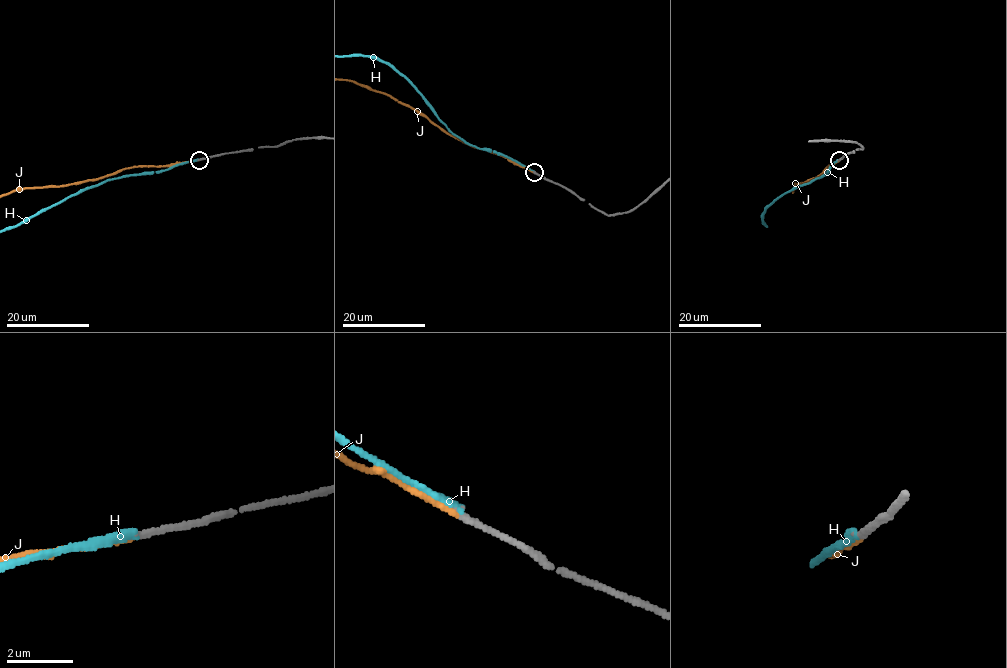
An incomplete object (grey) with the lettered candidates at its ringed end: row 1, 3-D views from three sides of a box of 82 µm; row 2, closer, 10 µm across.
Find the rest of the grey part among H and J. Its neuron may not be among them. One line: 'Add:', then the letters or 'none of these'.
Add: J

